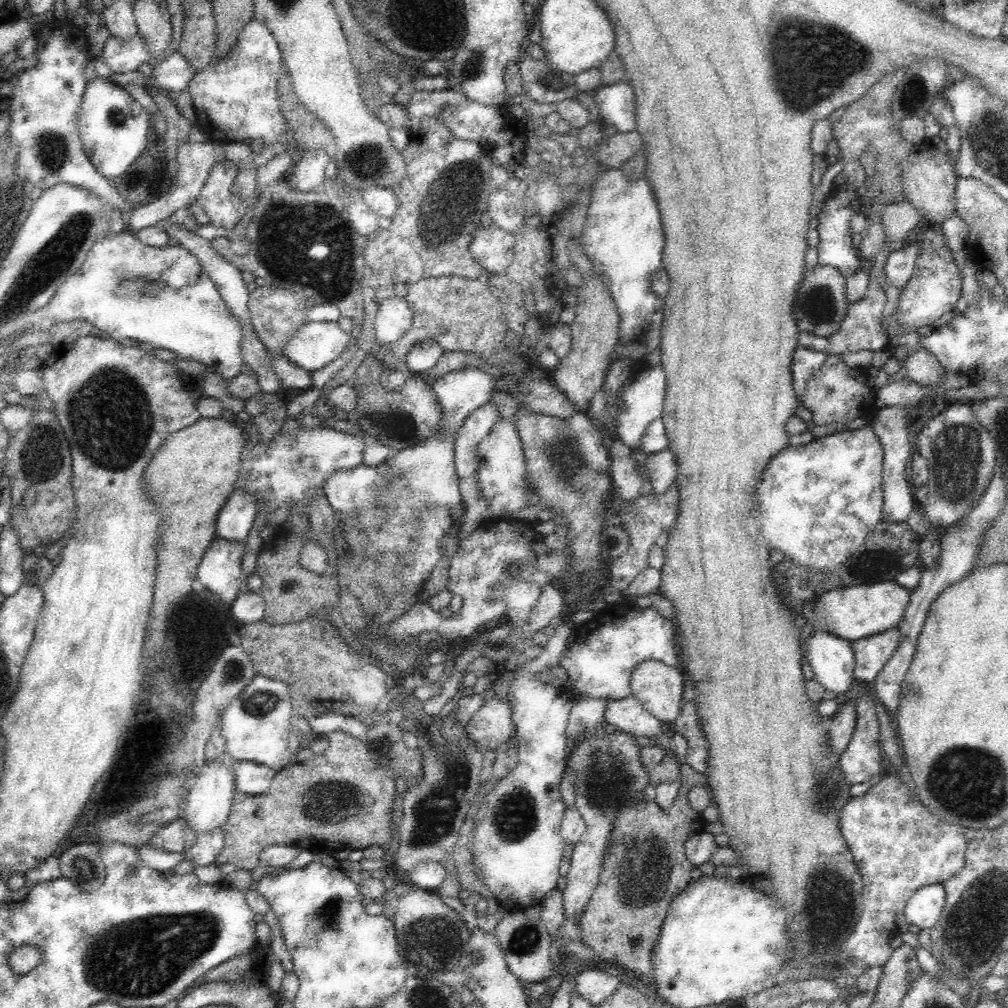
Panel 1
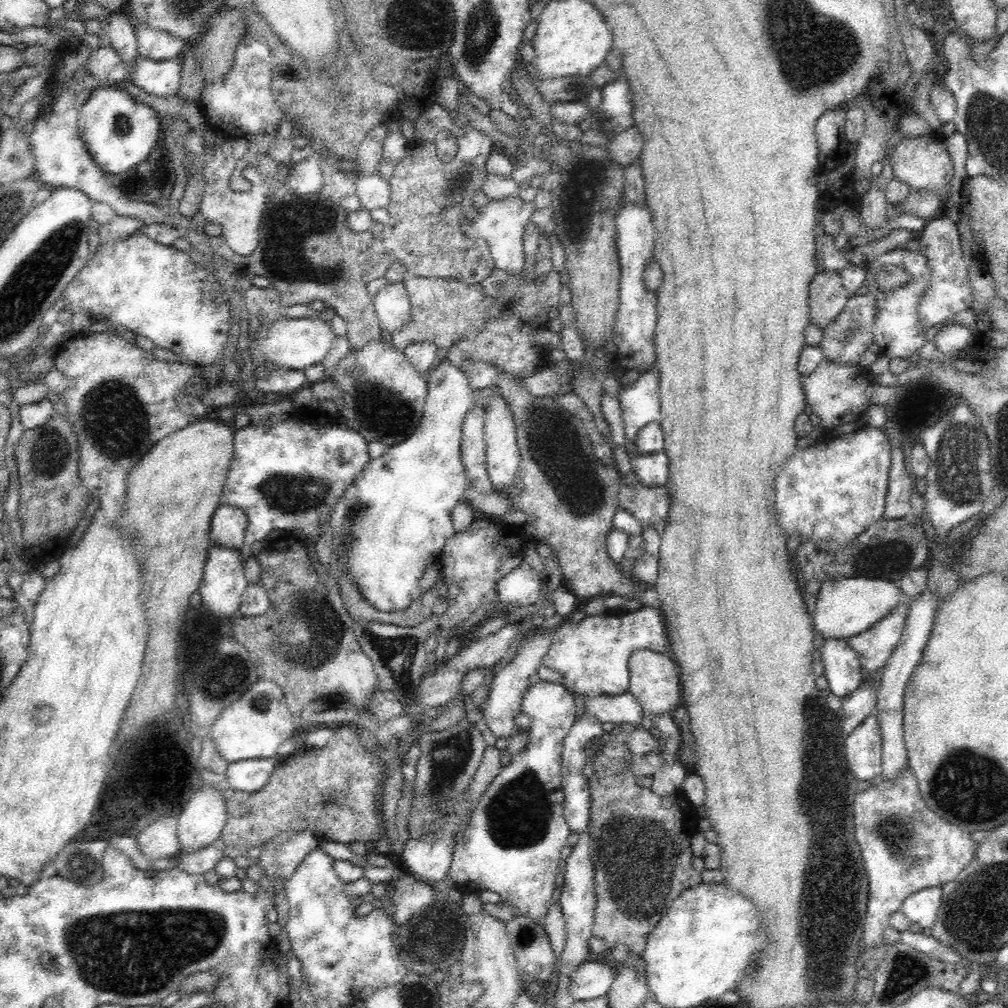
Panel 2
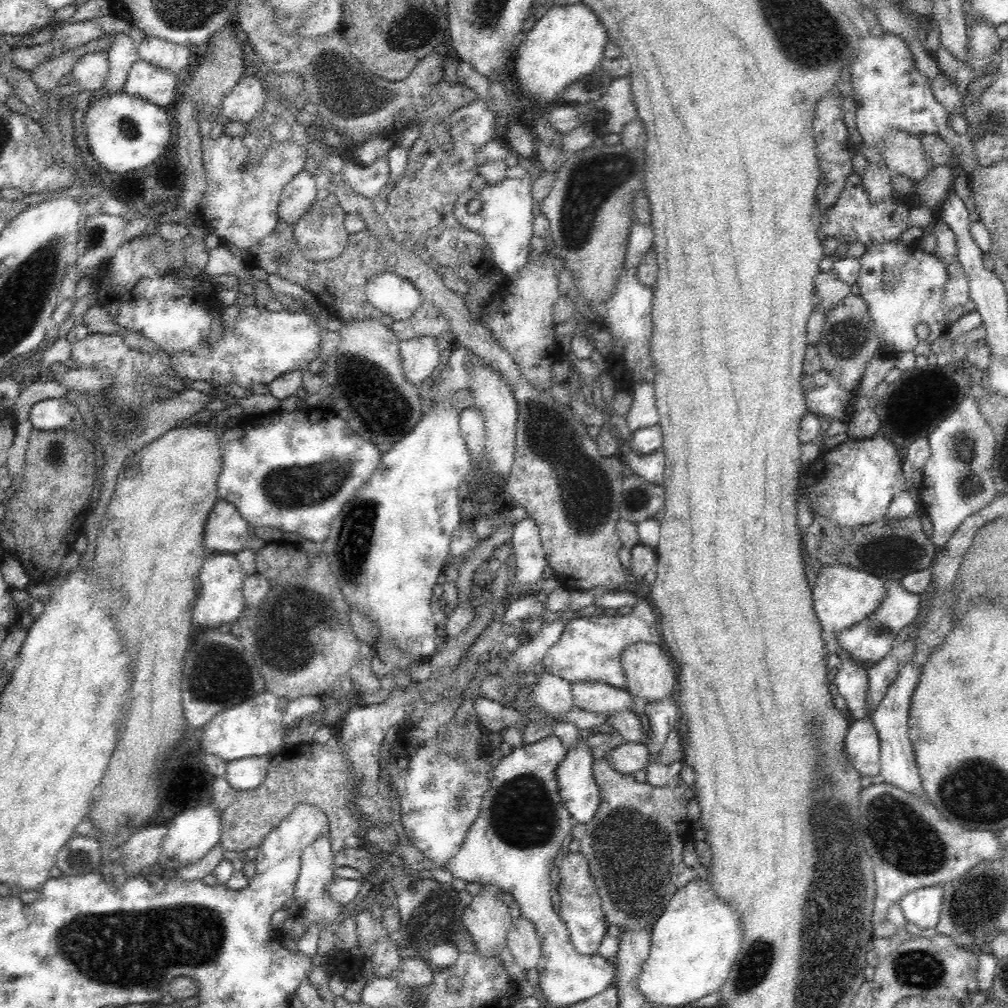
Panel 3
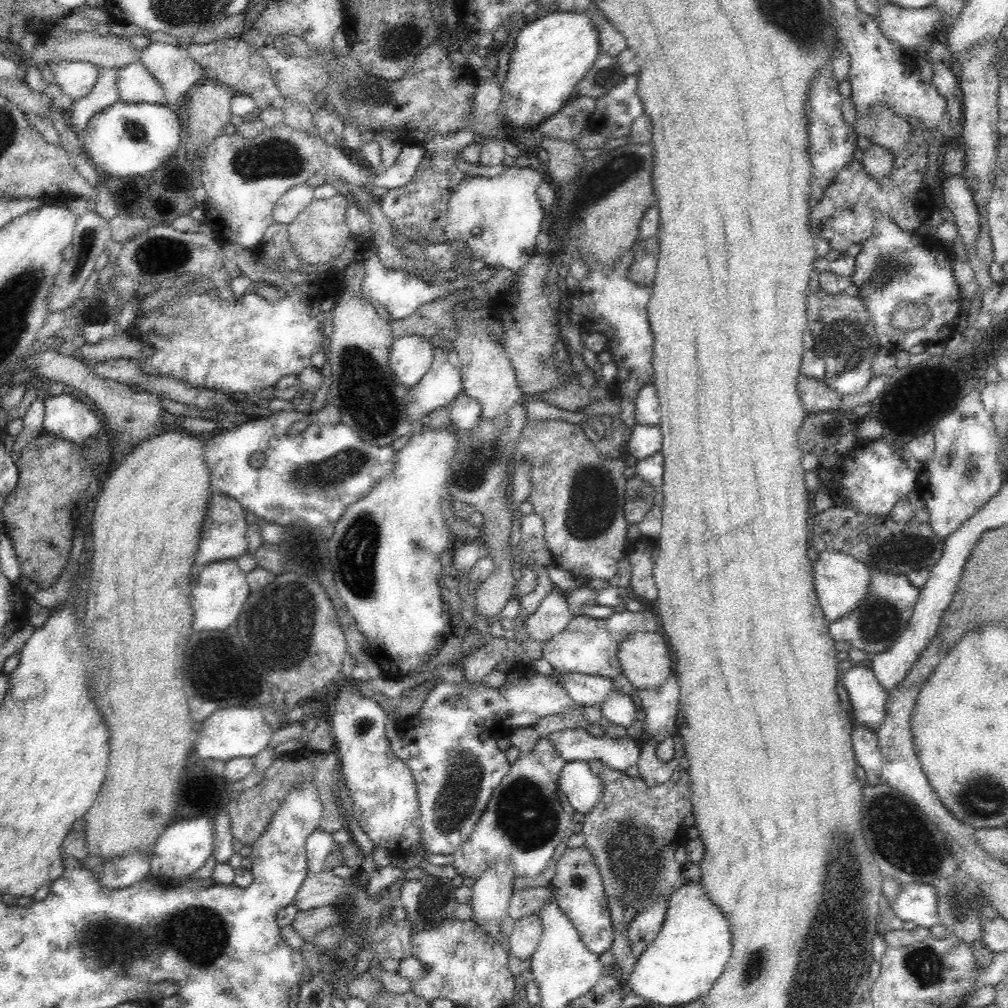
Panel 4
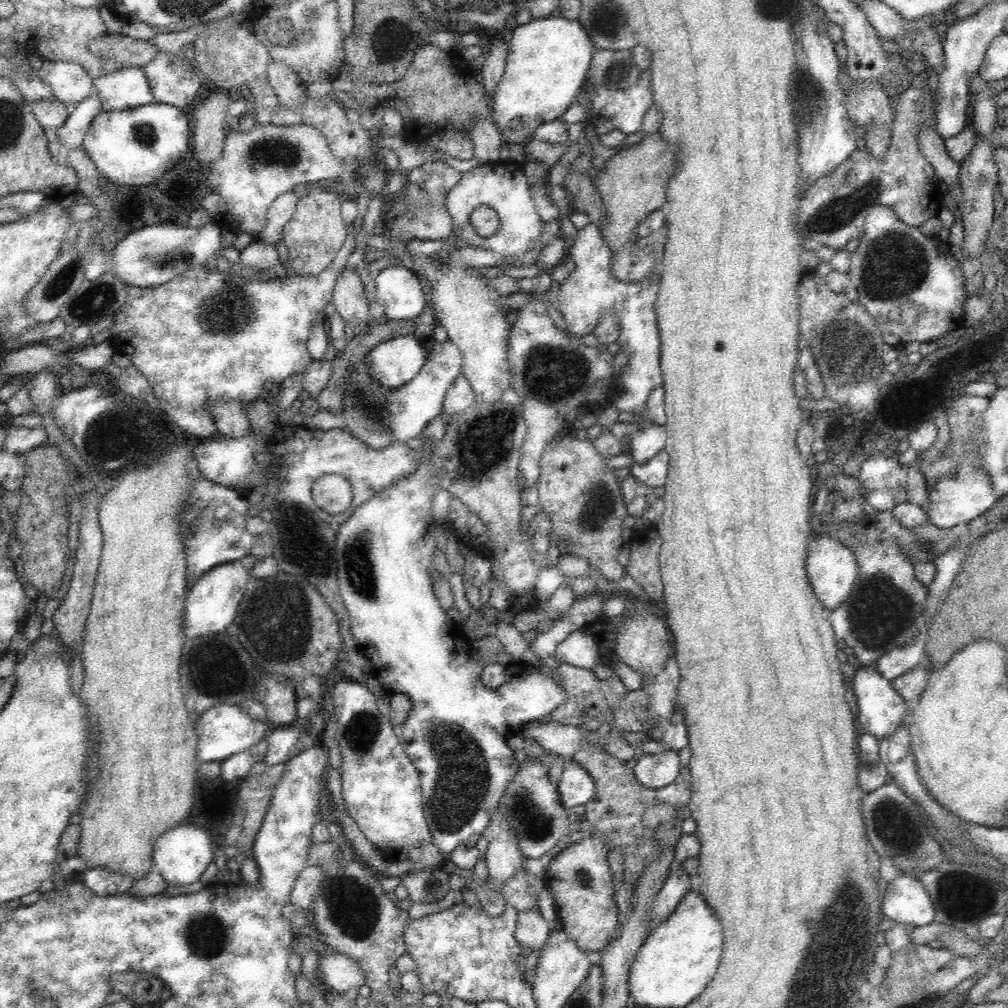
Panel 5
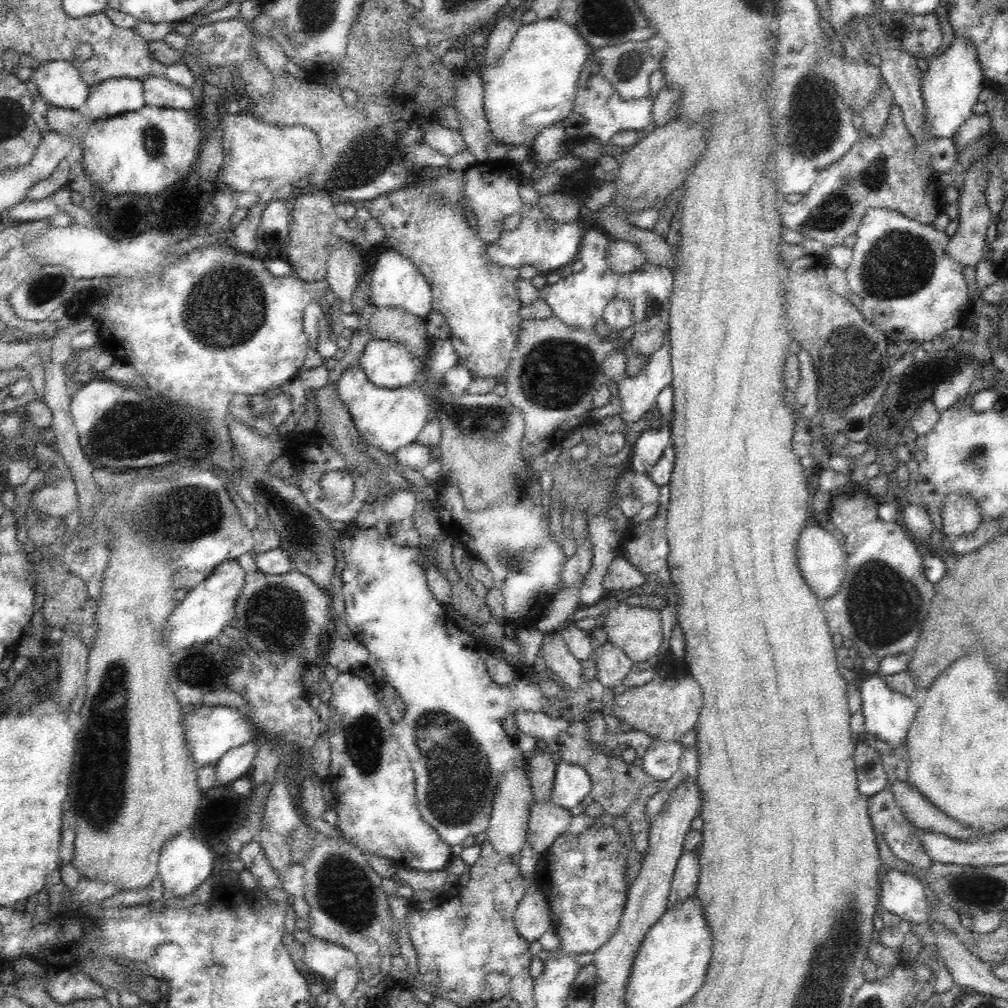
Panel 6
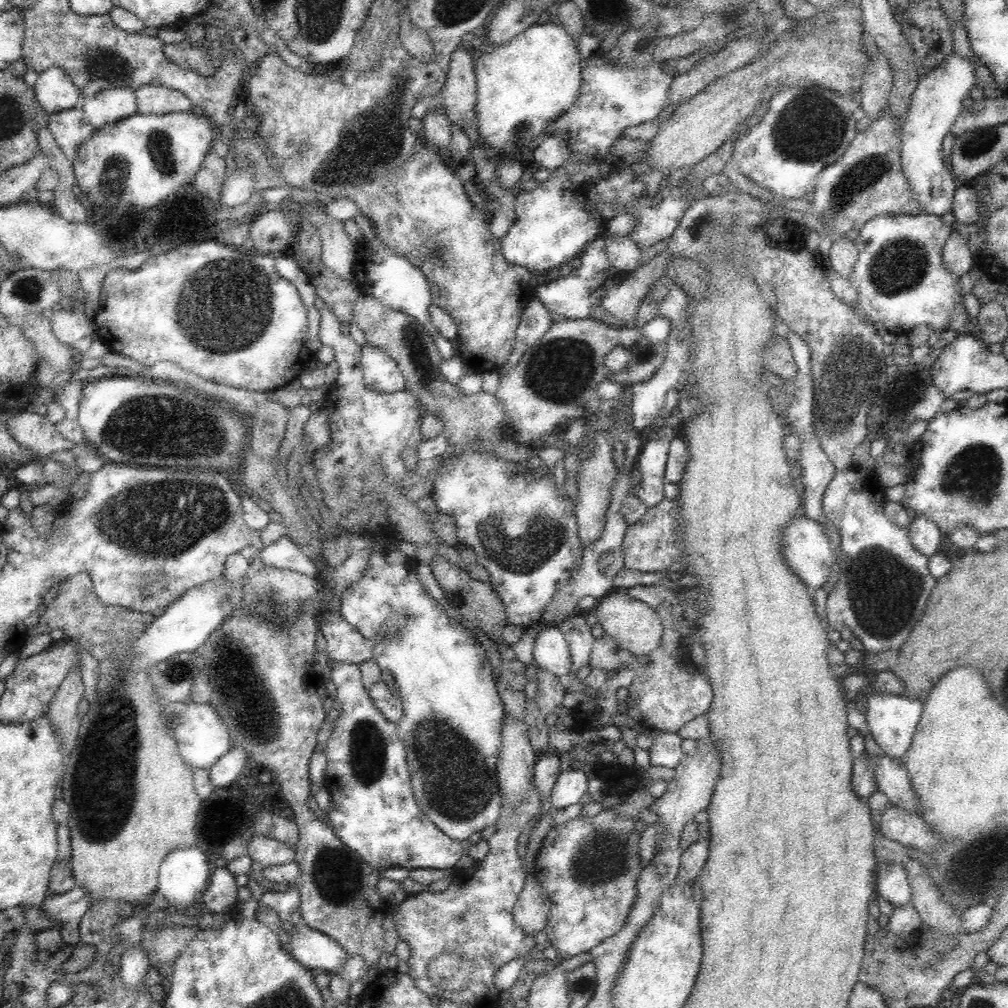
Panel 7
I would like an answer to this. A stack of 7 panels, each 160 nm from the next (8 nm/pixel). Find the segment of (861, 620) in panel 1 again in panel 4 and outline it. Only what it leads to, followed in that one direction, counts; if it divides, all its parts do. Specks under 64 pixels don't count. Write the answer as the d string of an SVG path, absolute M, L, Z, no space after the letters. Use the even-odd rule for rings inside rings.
M825 549L822 551L819 558L813 562L812 574L819 605L828 622L834 622L840 616L846 616L852 608L856 608L866 596L868 584L870 584L868 566L860 564L858 560L847 552L838 552L837 550Z

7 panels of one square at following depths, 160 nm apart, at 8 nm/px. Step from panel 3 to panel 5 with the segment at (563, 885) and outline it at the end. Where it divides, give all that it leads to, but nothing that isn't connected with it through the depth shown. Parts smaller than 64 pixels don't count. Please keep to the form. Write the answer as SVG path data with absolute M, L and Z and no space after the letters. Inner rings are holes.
M585 835L581 841L564 848L551 861L545 874L545 883L555 899L561 929L568 933L576 946L587 952L598 952L606 947L620 922L608 852L610 846L599 836Z

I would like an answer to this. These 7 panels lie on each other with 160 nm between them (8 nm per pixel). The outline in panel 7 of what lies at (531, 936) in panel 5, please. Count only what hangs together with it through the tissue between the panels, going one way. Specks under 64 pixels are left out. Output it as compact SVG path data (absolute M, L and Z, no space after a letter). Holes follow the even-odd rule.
M533 875L527 876L513 907L516 925L531 935L544 931L550 918L551 902Z

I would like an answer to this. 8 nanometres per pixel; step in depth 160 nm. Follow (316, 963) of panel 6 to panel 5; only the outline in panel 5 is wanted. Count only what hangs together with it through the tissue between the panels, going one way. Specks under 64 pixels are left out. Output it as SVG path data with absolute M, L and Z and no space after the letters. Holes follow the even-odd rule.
M332 951L330 954L319 955L319 972L324 978L324 987L346 993L351 988L361 988L366 984L364 971L358 963L346 954Z

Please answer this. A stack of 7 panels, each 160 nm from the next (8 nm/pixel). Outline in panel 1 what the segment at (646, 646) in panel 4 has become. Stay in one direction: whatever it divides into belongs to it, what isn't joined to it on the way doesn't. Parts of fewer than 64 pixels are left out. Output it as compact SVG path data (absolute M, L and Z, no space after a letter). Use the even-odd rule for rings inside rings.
M642 660L630 678L631 694L660 722L674 722L682 704L686 675L660 660Z

